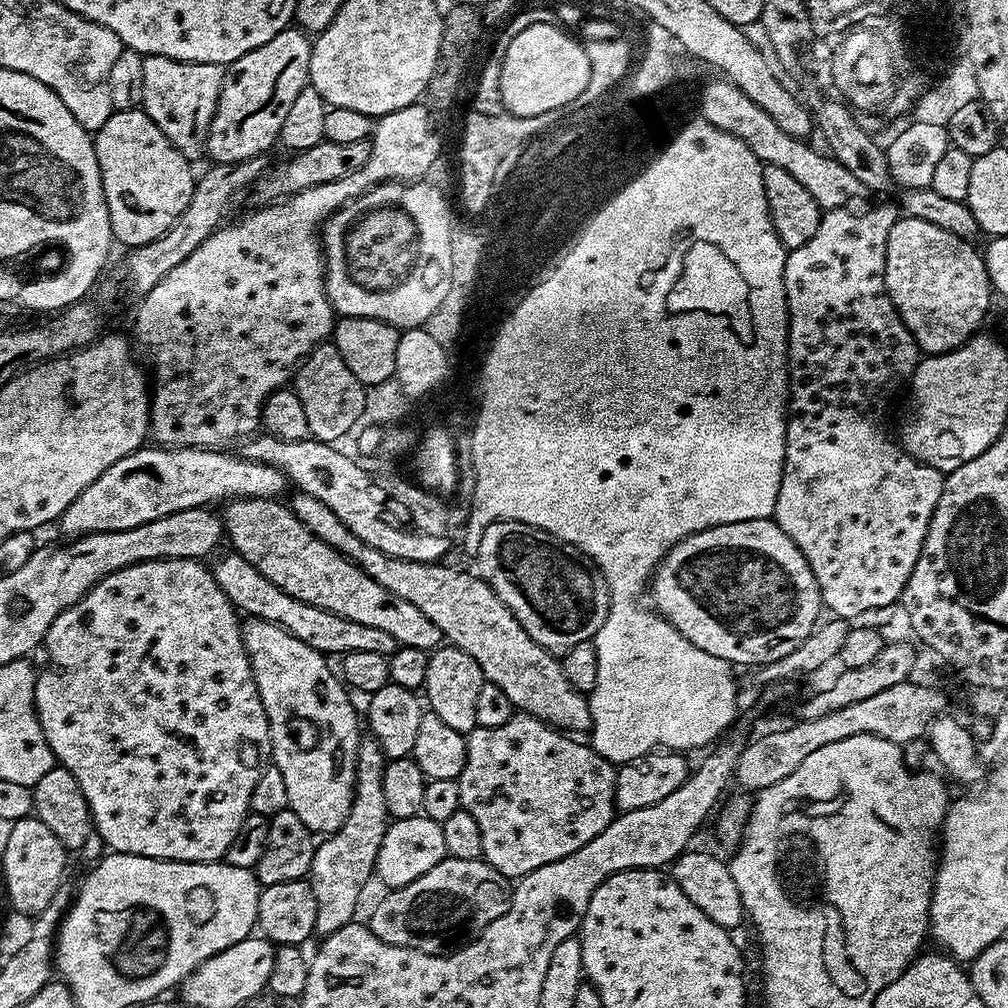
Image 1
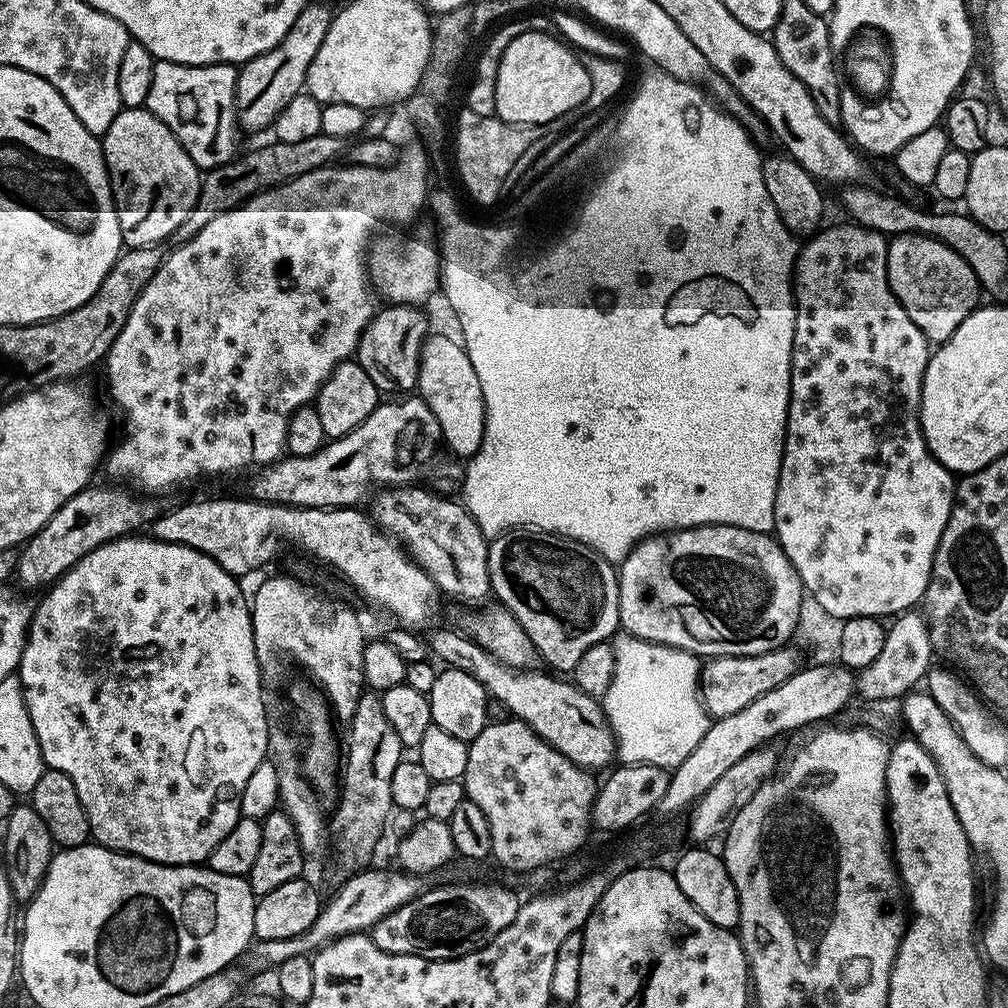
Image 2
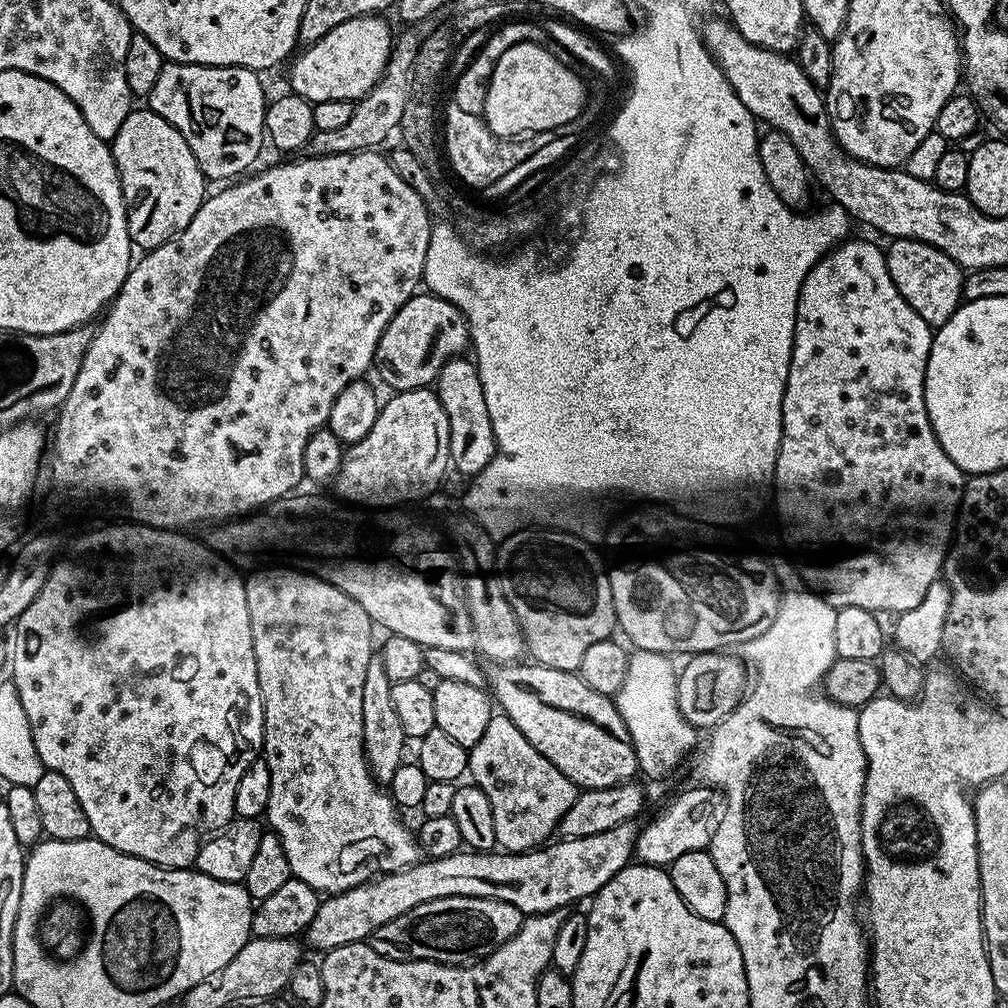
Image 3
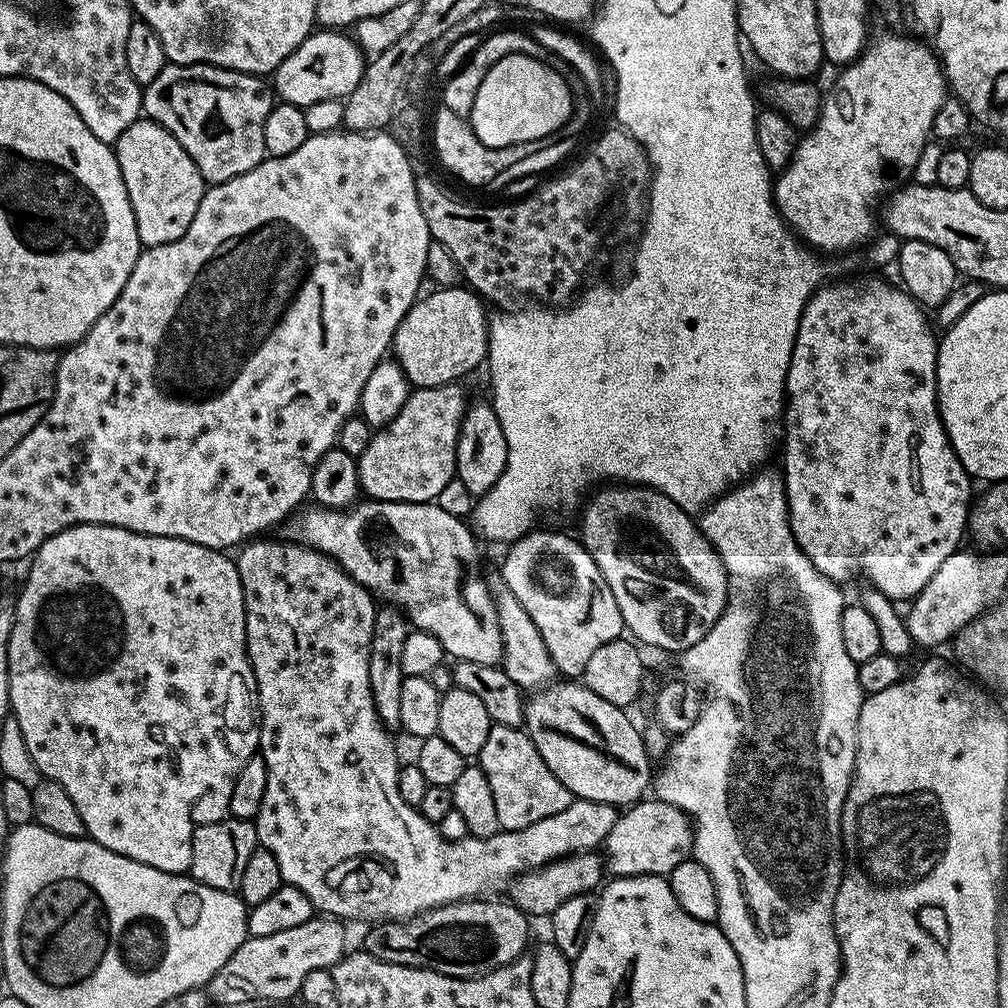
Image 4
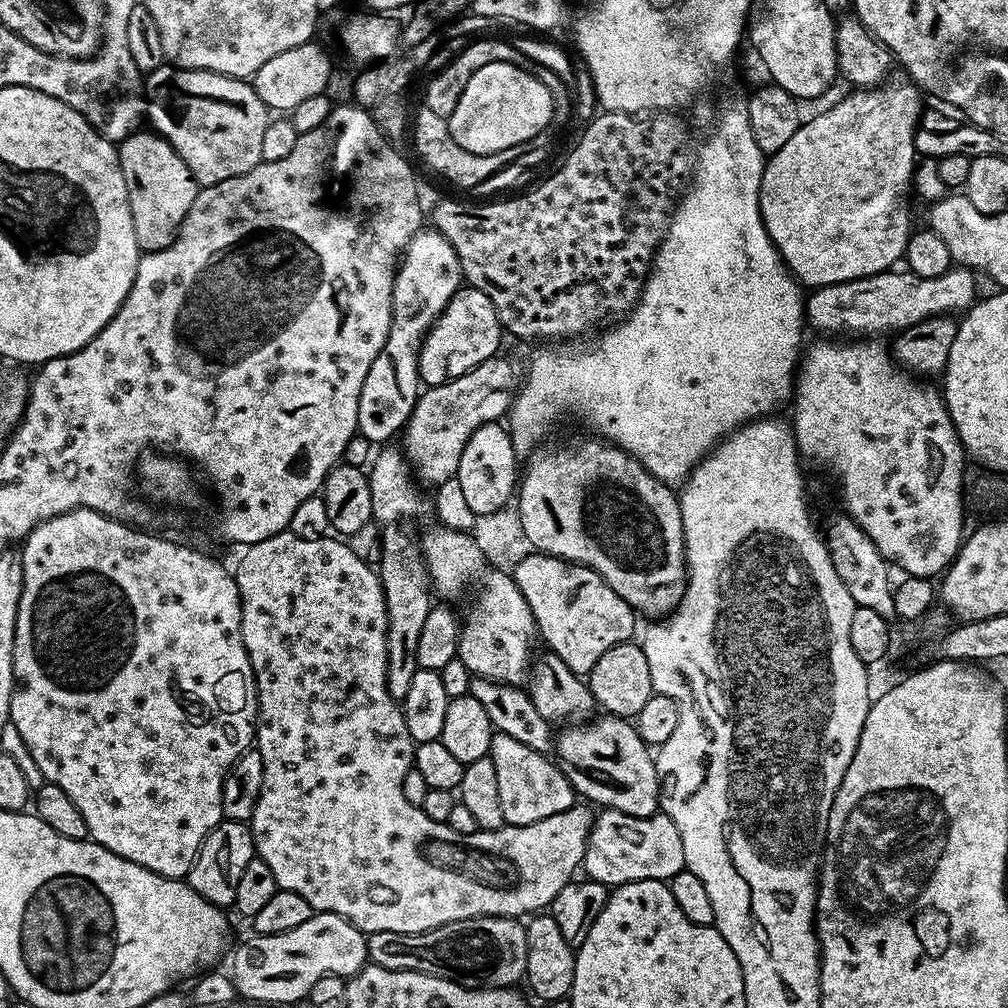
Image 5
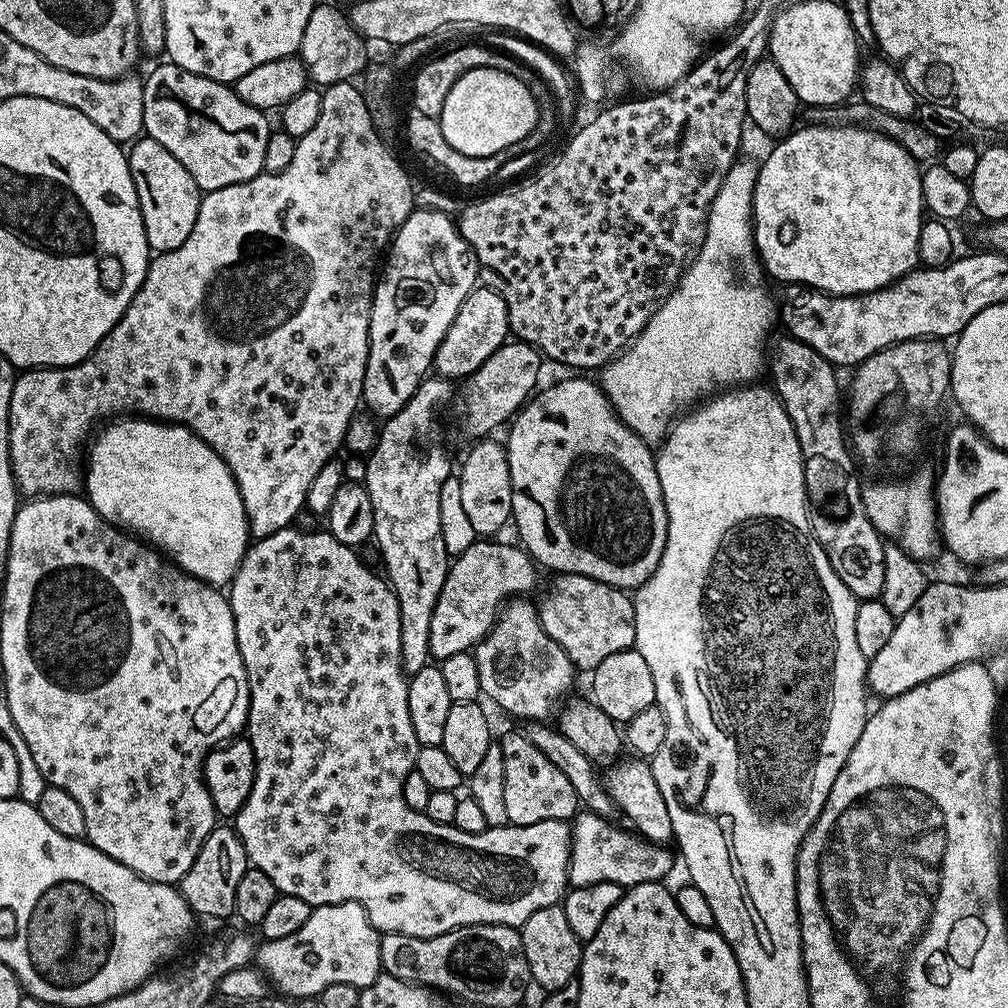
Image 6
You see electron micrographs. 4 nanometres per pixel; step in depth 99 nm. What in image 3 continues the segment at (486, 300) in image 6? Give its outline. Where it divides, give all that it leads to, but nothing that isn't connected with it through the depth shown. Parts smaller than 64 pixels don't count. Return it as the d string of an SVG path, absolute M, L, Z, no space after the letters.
M418 292L406 301L387 323L376 347L374 361L381 378L393 391L429 387L447 360L469 347L468 320L451 302L429 292Z

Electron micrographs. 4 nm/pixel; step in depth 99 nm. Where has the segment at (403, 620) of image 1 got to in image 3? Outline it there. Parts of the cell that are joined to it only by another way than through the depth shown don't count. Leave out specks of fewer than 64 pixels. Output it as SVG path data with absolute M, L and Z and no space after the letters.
M492 662L483 669L490 695L499 711L508 716L510 722L514 722L514 726L518 726L518 730L526 734L530 746L534 746L538 754L550 758L550 762L554 762L554 766L558 766L558 770L562 770L562 774L566 774L566 778L570 778L570 782L574 782L577 789L613 788L629 783L635 777L632 775L637 775L638 772L636 751L626 730L626 722L622 722L613 697L598 694L598 690L590 690L590 686L586 686L586 682L582 682L576 672L554 670L550 666L535 662L524 663Z

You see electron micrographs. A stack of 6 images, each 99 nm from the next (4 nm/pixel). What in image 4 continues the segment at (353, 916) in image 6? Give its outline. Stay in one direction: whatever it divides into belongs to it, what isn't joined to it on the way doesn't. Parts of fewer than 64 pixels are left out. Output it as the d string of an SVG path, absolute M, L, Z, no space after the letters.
M313 918L302 922L302 926L294 926L291 930L282 930L282 934L269 936L249 936L238 946L238 950L228 959L226 966L214 974L206 991L213 1001L220 1004L248 1004L251 1000L288 1000L299 993L306 974L315 968L331 969L346 955L344 948L345 925L336 918Z

